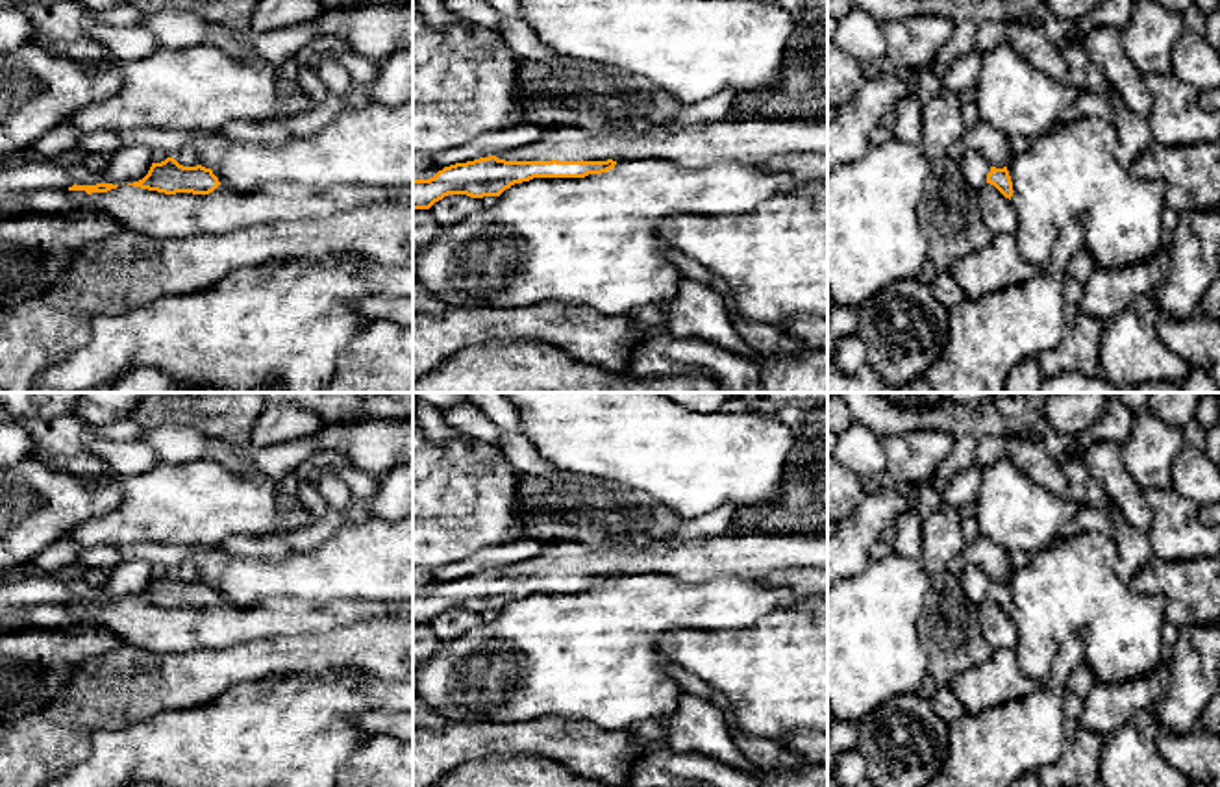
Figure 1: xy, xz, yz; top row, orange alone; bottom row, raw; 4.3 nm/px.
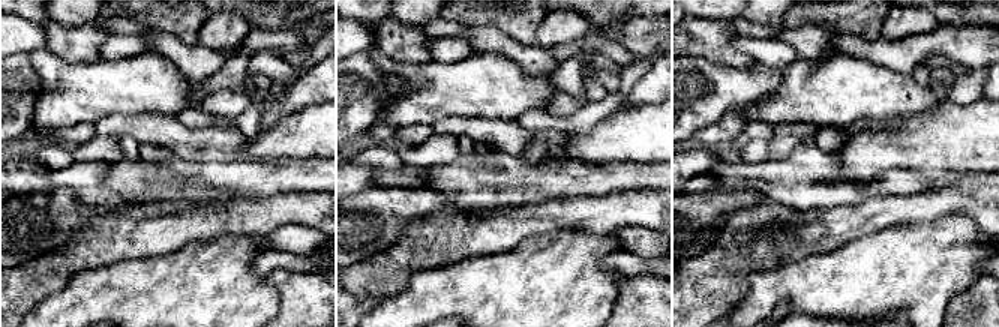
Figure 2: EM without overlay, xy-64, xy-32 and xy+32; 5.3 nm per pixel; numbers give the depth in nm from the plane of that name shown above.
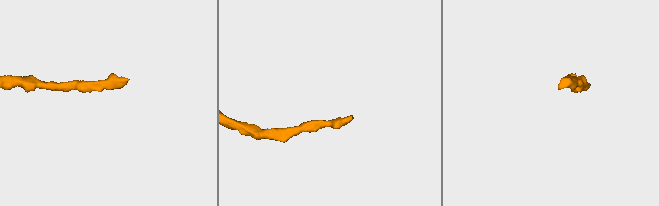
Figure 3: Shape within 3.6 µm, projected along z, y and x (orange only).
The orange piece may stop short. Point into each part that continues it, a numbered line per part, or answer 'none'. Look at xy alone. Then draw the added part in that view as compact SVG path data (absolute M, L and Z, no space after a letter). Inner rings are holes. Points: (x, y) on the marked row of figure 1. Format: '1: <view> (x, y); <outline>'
1: xy (150, 213); M293 181L233 193L218 185L209 194L165 194L133 185L87 194L87 209L117 219L126 230L150 239L222 235L233 230L300 219L324 219L381 200L413 200L413 187L337 185L313 193Z

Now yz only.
1: yz (1000, 217); M985 183L981 193L983 209L981 215L985 219L987 228L994 235L1016 233L1016 211L1009 198L1005 198L994 185Z

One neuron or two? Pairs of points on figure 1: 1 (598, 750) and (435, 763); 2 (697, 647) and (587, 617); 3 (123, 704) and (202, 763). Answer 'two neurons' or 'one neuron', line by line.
1: one neuron
2: two neurons
3: two neurons

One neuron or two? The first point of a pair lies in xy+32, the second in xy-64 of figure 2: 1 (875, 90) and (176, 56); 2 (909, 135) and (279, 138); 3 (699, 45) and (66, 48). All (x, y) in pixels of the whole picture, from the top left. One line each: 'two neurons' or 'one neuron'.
1: two neurons
2: one neuron
3: one neuron

